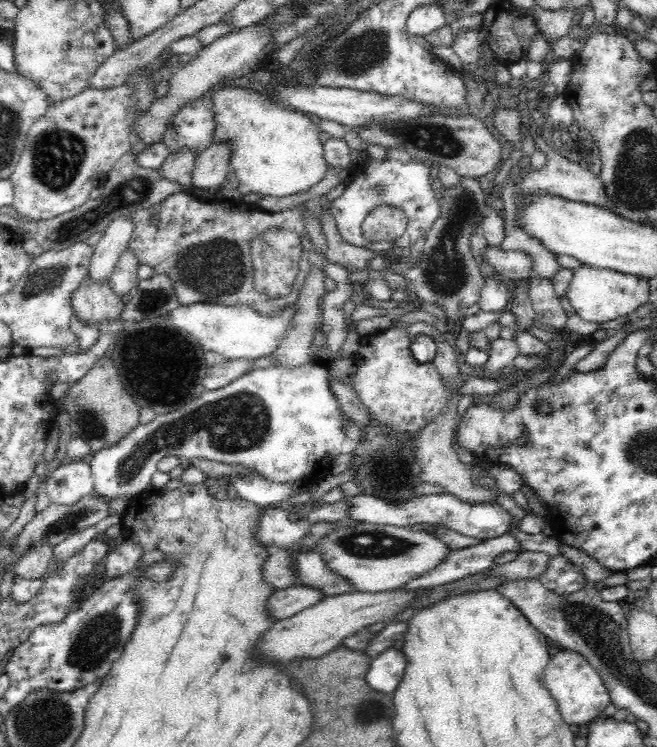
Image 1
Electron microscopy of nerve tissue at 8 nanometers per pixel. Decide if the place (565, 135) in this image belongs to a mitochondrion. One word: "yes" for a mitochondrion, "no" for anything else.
no

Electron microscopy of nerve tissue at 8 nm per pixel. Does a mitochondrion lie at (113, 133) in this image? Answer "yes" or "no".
no

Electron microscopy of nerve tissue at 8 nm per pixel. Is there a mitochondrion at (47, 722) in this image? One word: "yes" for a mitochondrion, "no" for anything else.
yes

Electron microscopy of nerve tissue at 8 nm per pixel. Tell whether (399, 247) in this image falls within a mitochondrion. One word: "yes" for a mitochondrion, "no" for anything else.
no

